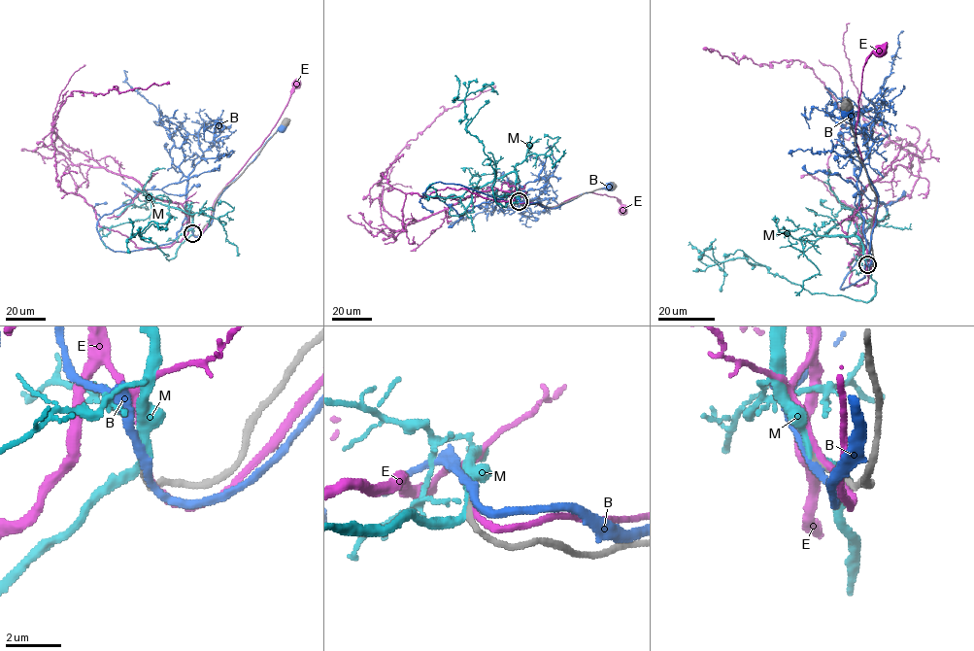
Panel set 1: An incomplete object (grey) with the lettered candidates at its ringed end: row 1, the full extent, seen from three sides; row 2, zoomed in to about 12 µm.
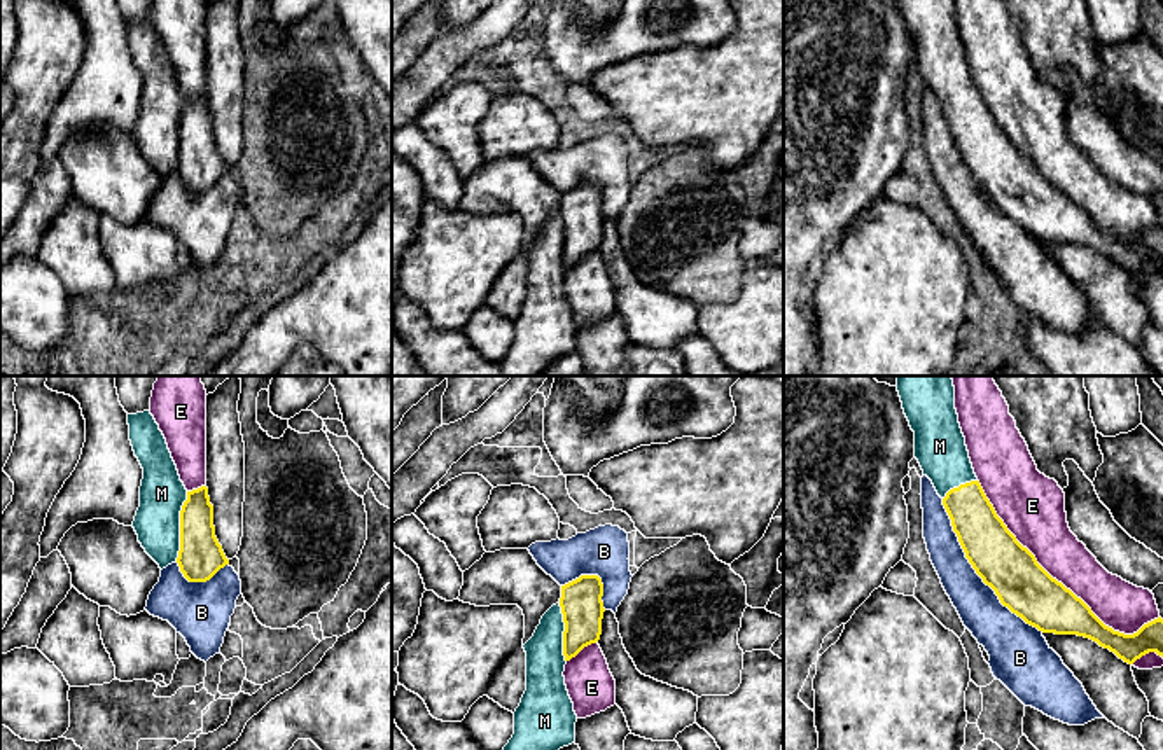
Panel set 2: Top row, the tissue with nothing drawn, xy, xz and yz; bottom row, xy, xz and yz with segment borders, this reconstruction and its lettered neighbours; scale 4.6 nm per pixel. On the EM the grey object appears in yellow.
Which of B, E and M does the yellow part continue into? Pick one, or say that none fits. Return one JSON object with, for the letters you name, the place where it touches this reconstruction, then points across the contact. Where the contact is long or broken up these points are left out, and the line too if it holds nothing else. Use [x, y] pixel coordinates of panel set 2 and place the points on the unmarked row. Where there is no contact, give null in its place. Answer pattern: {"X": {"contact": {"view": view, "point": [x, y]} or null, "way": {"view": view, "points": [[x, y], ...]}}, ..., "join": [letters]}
{"M": {"contact": {"view": "xy", "point": [181, 135]}}, "join": ["M"]}

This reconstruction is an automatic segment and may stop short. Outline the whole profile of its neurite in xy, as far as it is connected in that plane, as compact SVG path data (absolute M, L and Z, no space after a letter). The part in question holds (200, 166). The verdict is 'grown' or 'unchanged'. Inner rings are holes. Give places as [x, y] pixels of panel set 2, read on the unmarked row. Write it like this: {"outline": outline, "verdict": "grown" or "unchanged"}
{"outline": "M150 19L128 23L129 49L143 77L133 136L145 161L166 177L178 171L189 191L206 191L229 173L215 145L208 96L187 100Z", "verdict": "grown"}

